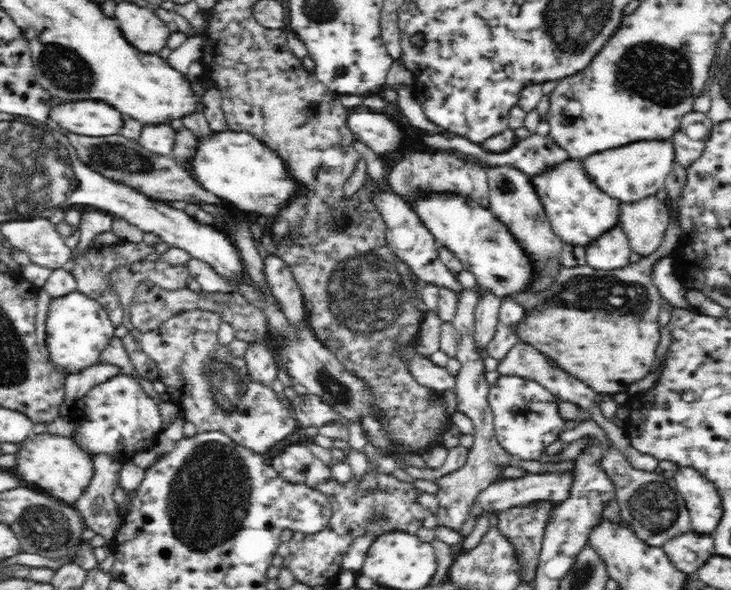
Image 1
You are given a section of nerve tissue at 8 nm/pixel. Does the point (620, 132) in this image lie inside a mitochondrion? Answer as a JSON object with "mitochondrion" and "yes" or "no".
{"mitochondrion":"no"}

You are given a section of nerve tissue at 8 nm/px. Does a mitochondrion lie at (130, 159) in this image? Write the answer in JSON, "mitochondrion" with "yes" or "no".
{"mitochondrion":"yes"}

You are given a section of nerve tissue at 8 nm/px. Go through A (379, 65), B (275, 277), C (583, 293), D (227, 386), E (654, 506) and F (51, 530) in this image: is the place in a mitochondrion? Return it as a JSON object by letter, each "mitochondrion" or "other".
{"A":"other","B":"other","C":"mitochondrion","D":"mitochondrion","E":"mitochondrion","F":"mitochondrion"}

